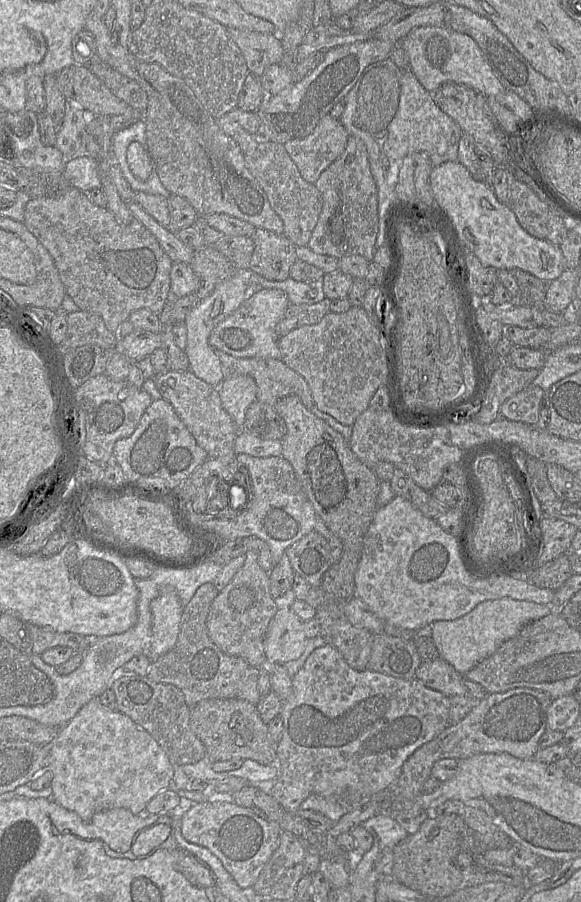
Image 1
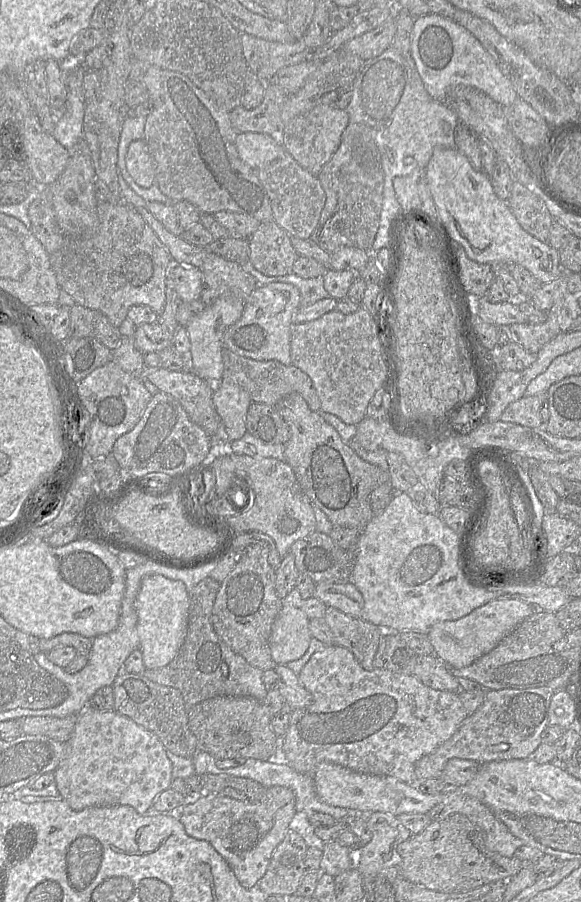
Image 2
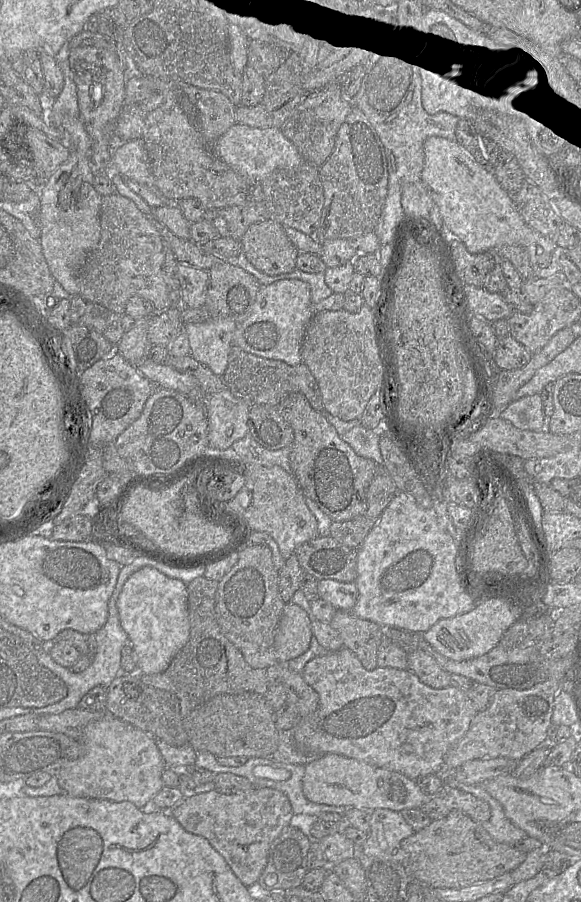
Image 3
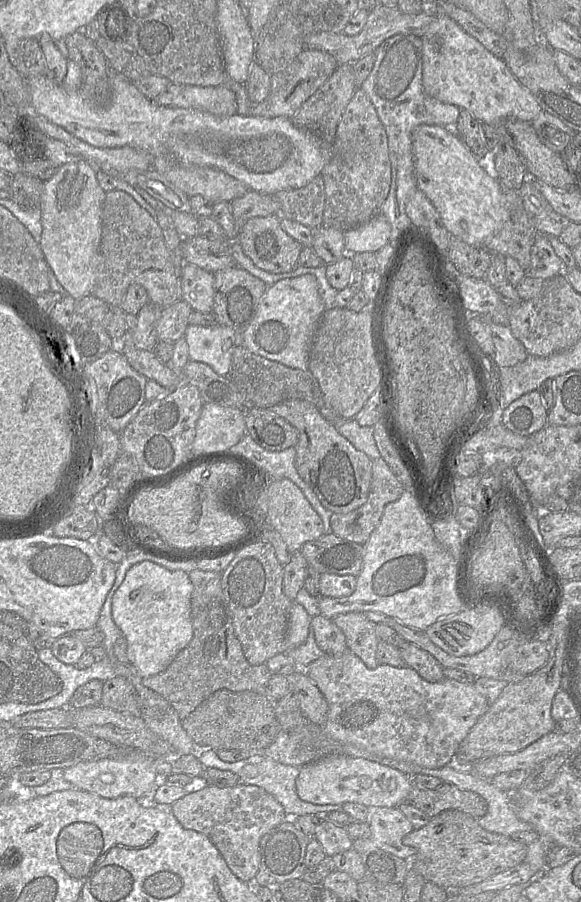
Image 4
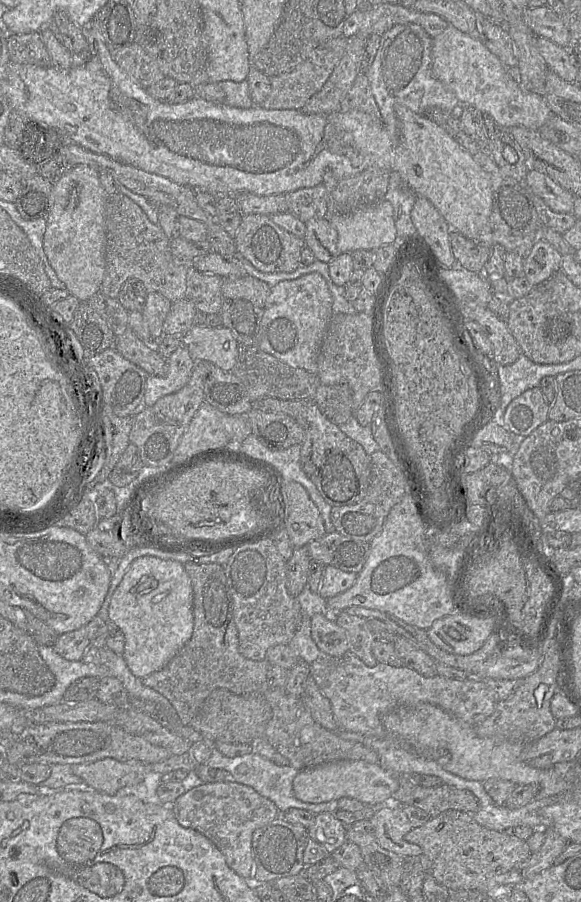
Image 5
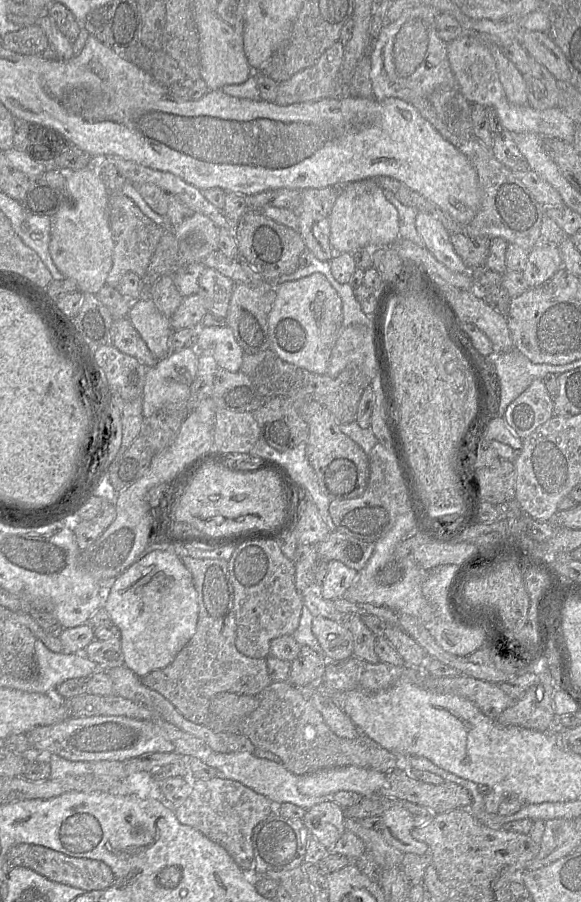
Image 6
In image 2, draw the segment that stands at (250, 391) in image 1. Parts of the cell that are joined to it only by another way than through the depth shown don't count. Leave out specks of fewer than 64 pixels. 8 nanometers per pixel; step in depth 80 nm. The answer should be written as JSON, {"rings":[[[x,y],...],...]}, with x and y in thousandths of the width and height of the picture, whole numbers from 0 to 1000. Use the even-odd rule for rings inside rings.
{"rings":[[[365,425],[370,455],[380,465],[389,488],[415,487],[423,477],[423,459],[434,445],[429,437],[403,425]]]}

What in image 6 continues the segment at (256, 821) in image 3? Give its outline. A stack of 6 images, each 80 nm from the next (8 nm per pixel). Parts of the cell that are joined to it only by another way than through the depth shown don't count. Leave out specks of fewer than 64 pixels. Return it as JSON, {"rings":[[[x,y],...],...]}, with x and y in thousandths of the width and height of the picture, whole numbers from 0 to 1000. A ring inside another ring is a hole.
{"rings":[[[370,861],[361,865],[336,865],[329,880],[303,896],[301,905],[312,914],[336,918],[382,938],[418,966],[434,968],[437,961],[435,919],[468,902],[473,895],[460,884],[413,867]]]}

